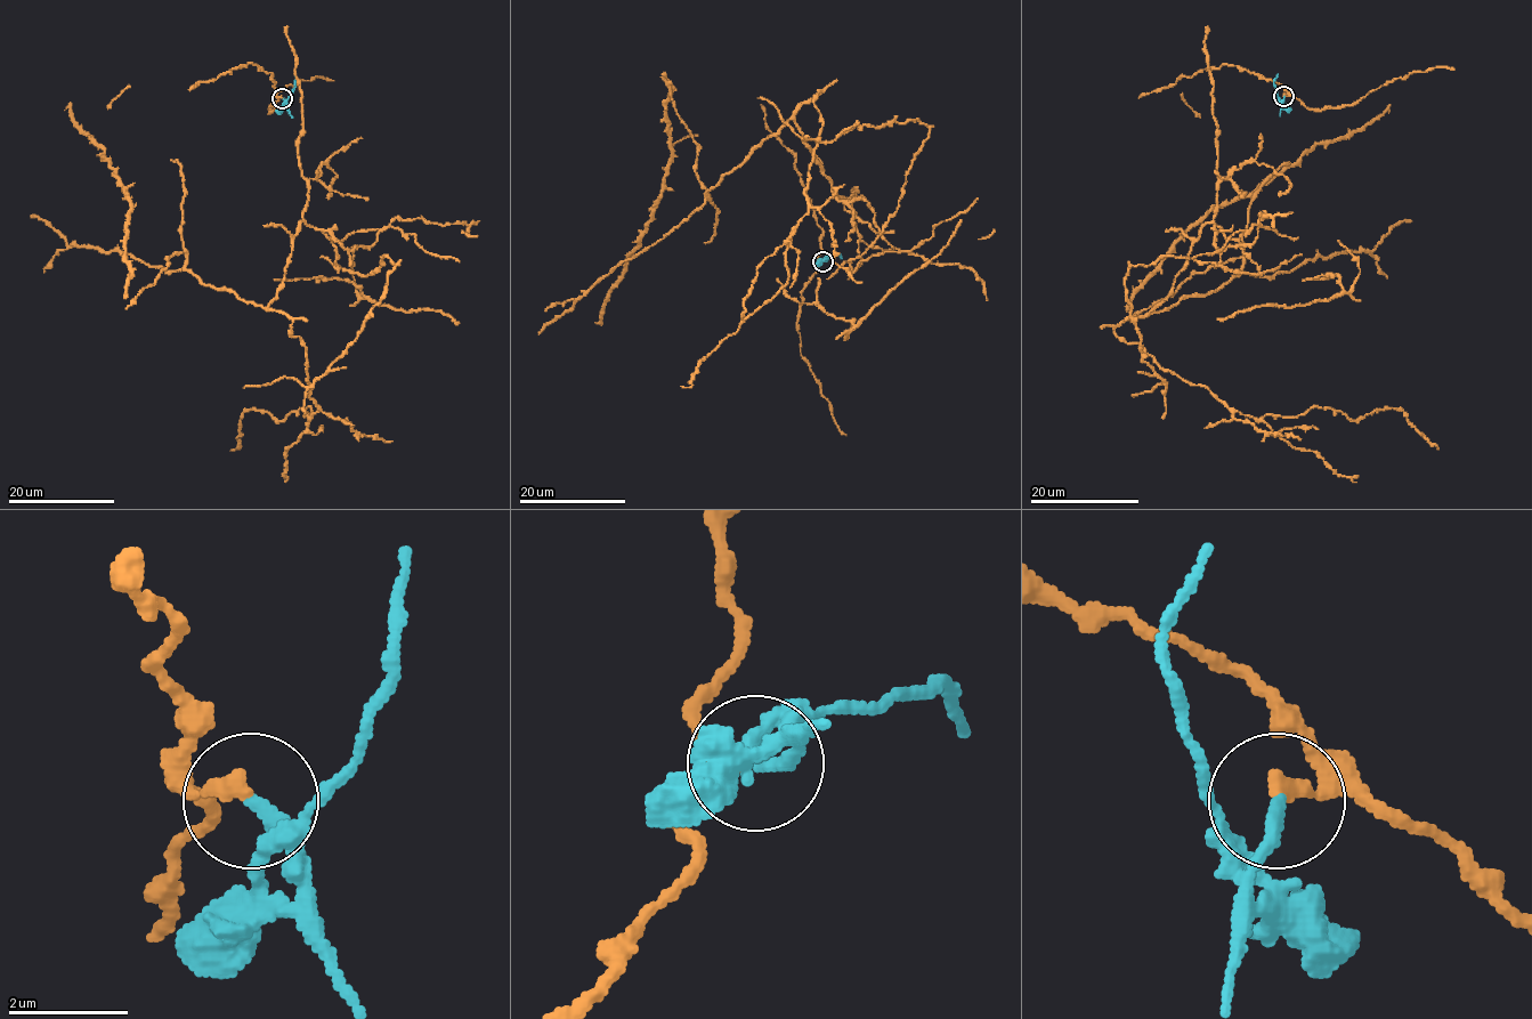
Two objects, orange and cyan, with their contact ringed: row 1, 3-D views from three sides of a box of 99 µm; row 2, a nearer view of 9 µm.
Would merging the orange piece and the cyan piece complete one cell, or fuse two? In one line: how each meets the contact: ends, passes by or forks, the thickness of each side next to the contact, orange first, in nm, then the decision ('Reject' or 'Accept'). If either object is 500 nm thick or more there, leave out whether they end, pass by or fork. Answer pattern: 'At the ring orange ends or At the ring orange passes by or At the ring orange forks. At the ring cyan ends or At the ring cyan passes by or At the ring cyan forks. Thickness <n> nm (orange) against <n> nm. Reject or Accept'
At the ring orange ends. At the ring cyan ends. Thickness 240 nm (orange) against 240 nm. Reject

